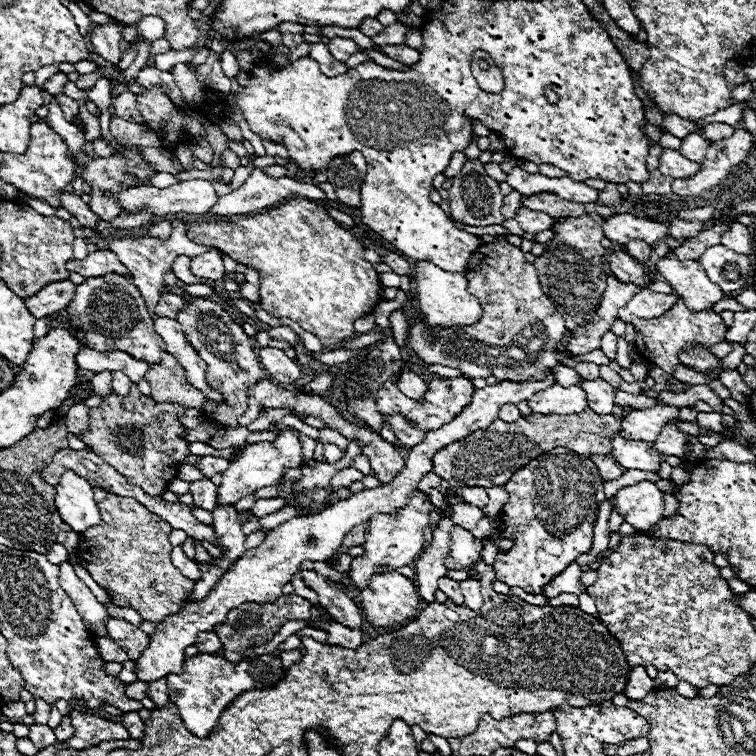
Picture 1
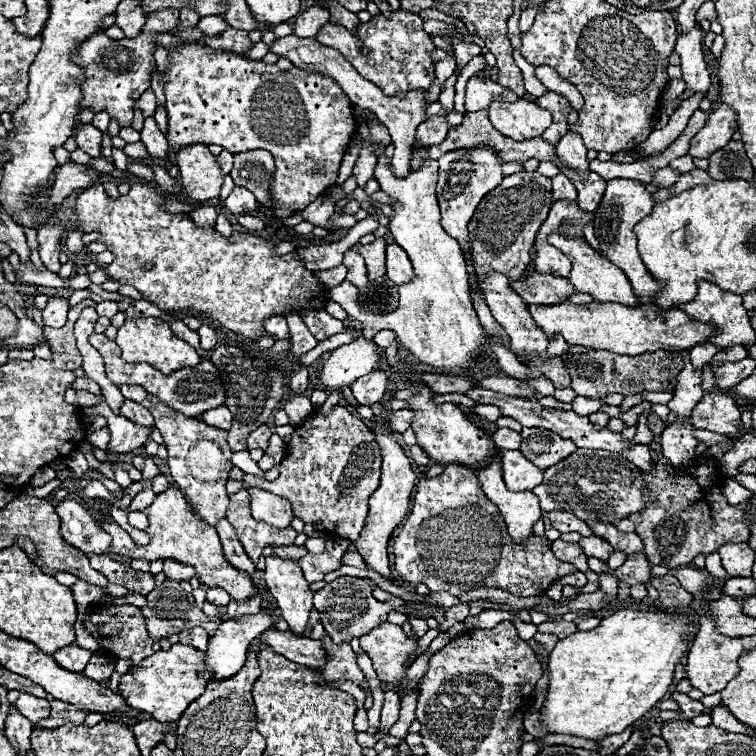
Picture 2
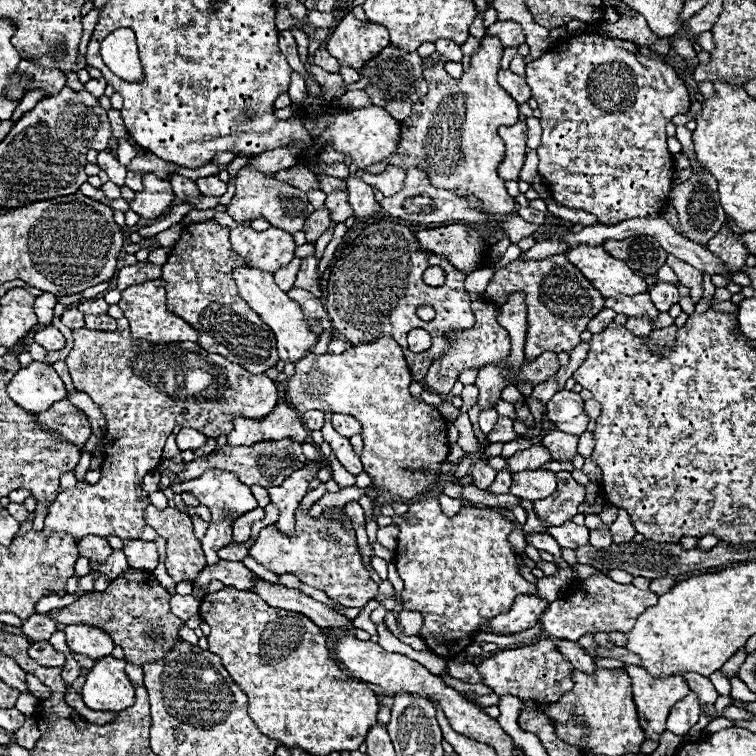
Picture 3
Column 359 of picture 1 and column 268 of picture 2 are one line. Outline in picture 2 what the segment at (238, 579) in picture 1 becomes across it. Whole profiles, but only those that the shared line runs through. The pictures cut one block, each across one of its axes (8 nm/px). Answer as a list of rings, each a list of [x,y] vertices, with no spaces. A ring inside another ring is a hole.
[[[250,488],[250,508],[252,508],[252,516],[258,522],[264,522],[276,528],[288,528],[294,516],[290,502],[260,488]]]

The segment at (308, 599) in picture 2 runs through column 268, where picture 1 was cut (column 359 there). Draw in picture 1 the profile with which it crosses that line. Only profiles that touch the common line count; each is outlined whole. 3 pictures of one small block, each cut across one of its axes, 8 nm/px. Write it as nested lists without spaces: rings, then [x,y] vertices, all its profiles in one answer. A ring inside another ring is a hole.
[[[416,490],[414,496],[410,498],[406,507],[401,508],[396,514],[374,514],[368,521],[368,532],[366,534],[366,542],[364,542],[364,554],[354,558],[348,570],[348,580],[356,590],[364,590],[370,584],[372,574],[372,566],[388,566],[392,570],[402,568],[412,564],[424,550],[424,546],[420,546],[422,542],[422,530],[424,526],[428,526],[428,518],[430,518],[430,500],[426,498],[426,494]]]

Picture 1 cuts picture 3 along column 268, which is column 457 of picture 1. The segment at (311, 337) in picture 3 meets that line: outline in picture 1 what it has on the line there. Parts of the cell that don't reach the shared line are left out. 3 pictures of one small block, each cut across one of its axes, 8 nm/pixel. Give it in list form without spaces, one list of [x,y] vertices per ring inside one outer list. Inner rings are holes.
[[[416,262],[416,284],[418,284],[418,302],[424,312],[424,320],[430,326],[450,328],[450,326],[472,326],[480,322],[482,308],[478,300],[466,290],[466,276],[460,272],[446,272],[432,262]]]

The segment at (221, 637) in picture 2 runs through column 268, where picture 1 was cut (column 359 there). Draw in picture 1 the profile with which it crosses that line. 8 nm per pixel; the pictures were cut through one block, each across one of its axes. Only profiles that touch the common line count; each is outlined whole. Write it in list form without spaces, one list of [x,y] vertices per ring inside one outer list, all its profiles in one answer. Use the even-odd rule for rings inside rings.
[[[302,570],[300,574],[302,574],[304,584],[318,594],[320,604],[330,612],[334,622],[340,622],[348,628],[360,628],[362,626],[360,608],[342,590],[338,590],[332,582],[328,582],[322,574],[318,574],[314,570]]]

